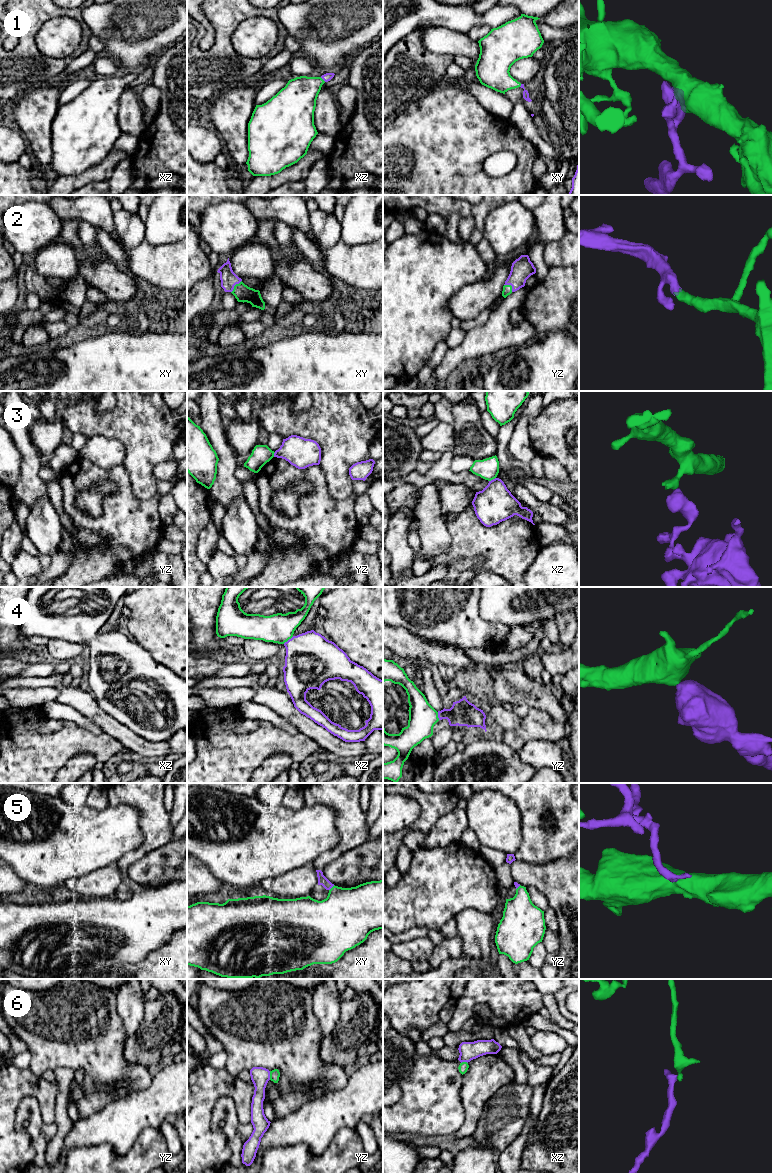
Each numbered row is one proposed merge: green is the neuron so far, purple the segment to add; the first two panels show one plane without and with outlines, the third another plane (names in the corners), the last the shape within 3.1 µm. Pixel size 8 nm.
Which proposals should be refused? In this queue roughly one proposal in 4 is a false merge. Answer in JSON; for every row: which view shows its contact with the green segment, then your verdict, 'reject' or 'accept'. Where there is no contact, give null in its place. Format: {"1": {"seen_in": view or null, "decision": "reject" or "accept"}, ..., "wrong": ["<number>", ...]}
{"1": {"seen_in": "xz", "decision": "accept"}, "2": {"seen_in": "xy", "decision": "accept"}, "3": {"seen_in": "xz", "decision": "reject"}, "4": {"seen_in": "xz", "decision": "accept"}, "5": {"seen_in": "xy", "decision": "accept"}, "6": {"seen_in": "yz", "decision": "reject"}, "wrong": ["3", "6"]}

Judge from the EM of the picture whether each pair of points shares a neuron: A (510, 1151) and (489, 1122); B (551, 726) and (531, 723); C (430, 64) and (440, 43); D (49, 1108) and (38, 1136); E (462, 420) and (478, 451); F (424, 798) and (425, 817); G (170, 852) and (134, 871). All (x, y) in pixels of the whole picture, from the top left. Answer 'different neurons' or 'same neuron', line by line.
A: different neurons
B: same neuron
C: different neurons
D: different neurons
E: same neuron
F: same neuron
G: same neuron

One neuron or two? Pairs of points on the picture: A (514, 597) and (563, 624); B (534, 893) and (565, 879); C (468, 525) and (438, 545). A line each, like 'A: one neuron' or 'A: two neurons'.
A: two neurons
B: two neurons
C: two neurons

